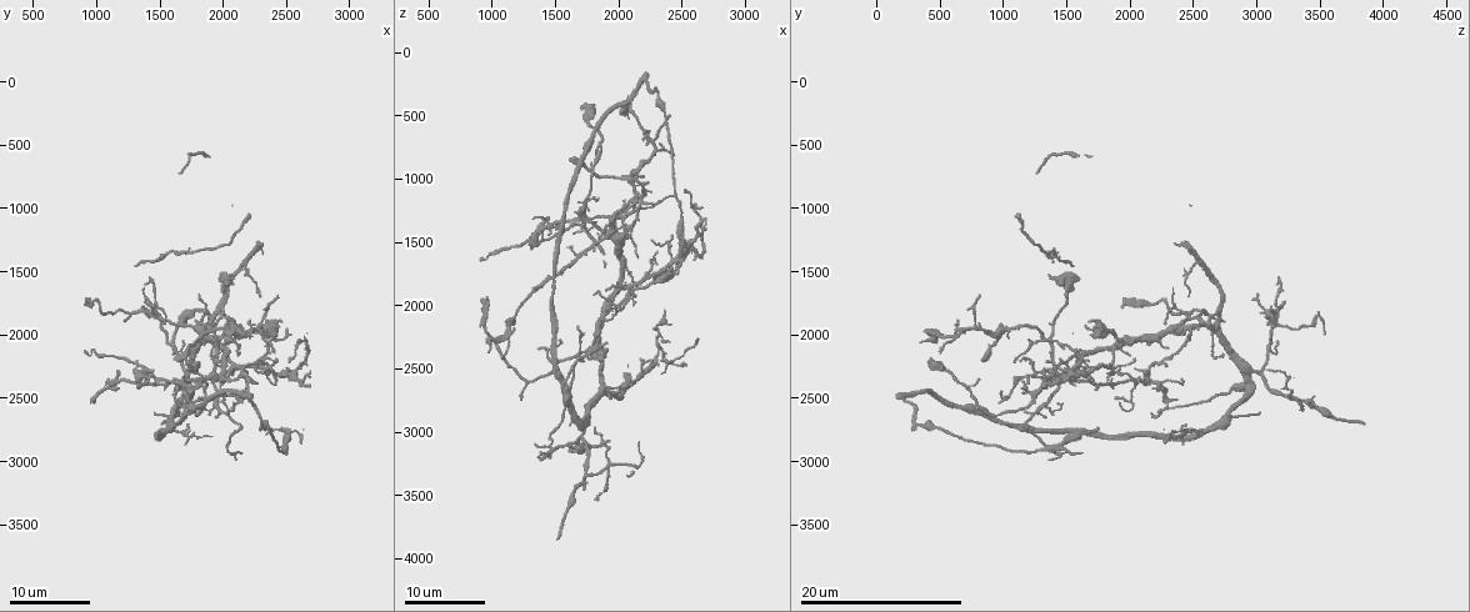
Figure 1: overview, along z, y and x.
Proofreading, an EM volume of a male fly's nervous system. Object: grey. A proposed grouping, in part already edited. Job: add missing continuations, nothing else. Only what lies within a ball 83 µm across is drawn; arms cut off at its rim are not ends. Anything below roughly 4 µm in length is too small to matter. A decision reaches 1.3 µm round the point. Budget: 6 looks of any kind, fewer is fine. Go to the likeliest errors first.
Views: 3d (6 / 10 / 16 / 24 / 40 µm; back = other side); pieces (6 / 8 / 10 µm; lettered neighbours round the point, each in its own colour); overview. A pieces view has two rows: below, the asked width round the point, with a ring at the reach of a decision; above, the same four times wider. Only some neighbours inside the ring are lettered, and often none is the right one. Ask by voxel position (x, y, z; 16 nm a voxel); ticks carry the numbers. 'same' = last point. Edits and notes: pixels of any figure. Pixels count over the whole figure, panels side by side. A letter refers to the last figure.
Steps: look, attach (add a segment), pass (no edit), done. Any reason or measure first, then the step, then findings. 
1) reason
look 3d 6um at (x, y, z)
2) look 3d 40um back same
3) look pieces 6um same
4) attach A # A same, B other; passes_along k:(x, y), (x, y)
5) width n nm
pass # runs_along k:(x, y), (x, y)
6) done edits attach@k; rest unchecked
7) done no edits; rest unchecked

look 3d 16um at (1480, 2620, 3000)

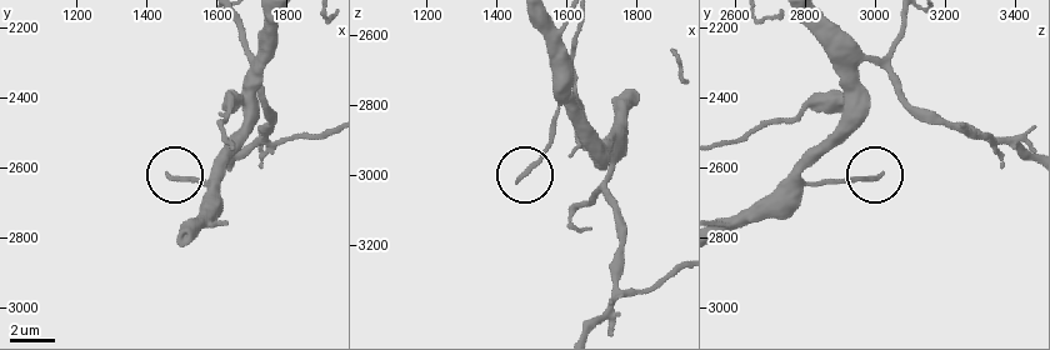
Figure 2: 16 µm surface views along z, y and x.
look pieces 10um at (1460, 2630, 3010)

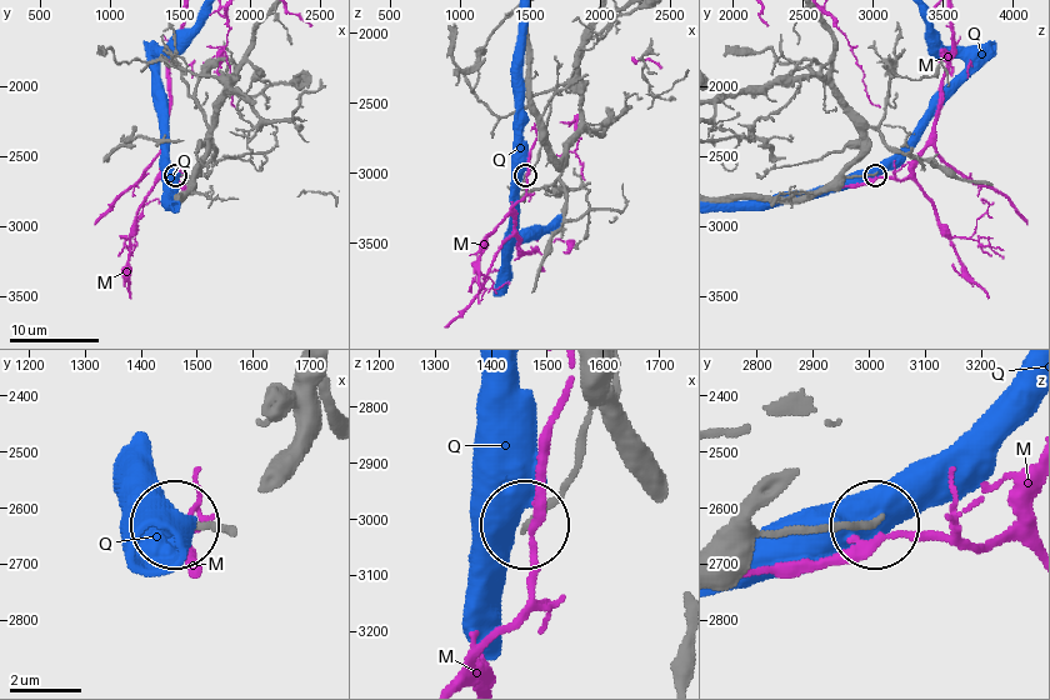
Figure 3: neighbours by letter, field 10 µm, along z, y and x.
width 190 nm
pass # M other, Q other; runs_along 3:(620, 406), (590, 415), (581, 460), (528, 519); none of them fits

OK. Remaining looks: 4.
tapers out
look 3d 16um at (1660, 2640, 2180)

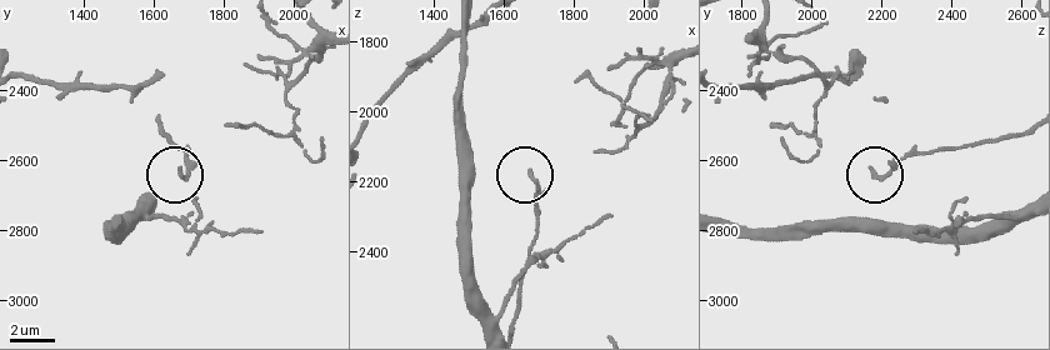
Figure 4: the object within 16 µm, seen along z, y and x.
look pieces 8um at (1680, 2620, 2170)

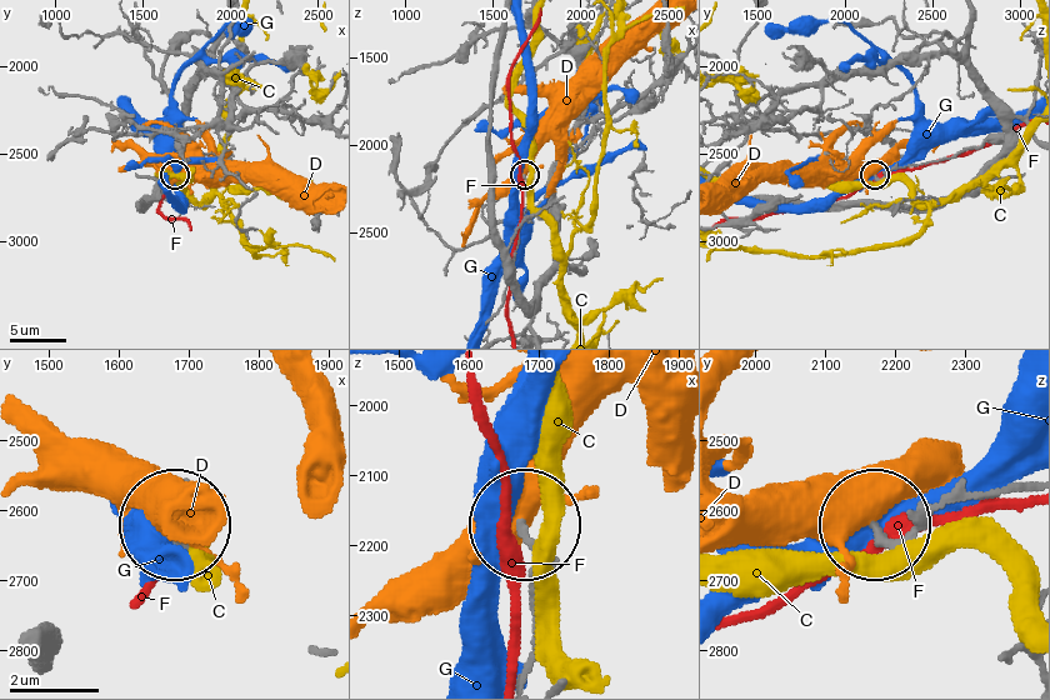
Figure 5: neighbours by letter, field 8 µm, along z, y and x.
pass # C other, D other, F other, G other; runs_along 5:(1023, 486), (945, 501), (900, 539), (881, 535); no lettered segment goes on from it

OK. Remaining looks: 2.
thin end
look 3d 16um at (1300, 1460, 1540)

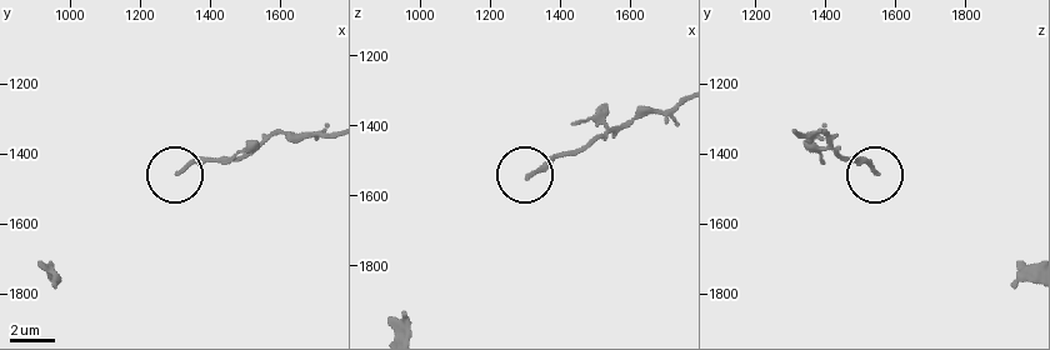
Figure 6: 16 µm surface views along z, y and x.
look pieces 10um at (1310, 1450, 1550)

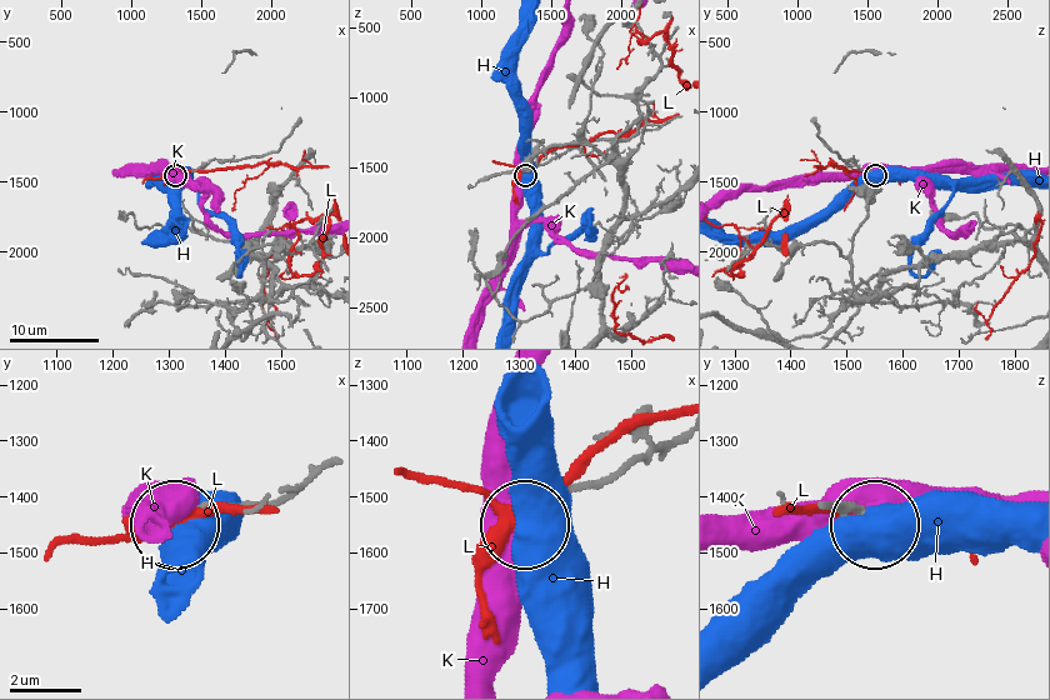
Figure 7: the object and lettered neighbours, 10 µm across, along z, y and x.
pass # H other, K other, L other; none of them fits

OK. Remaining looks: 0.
done no edits; rest unchecked

